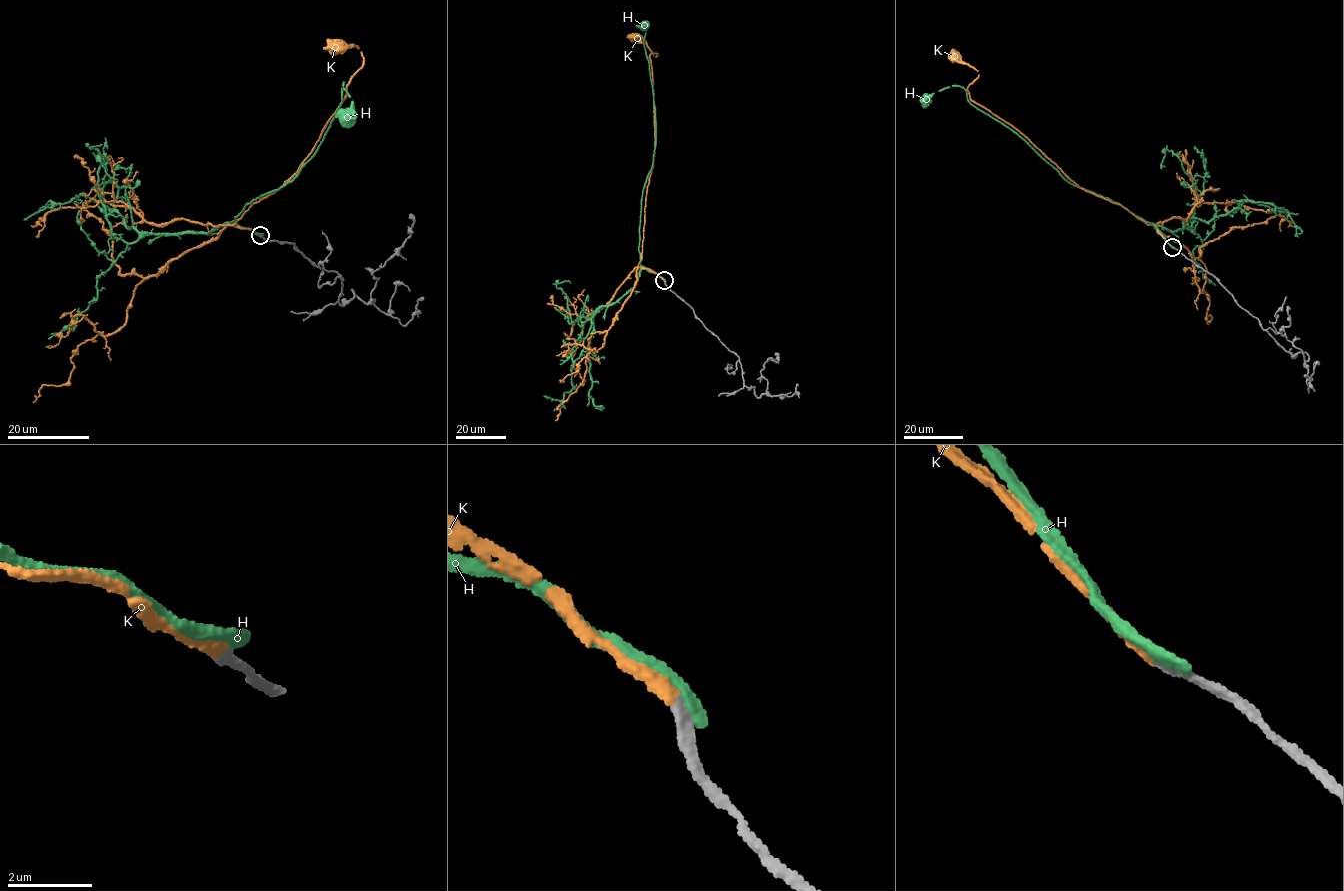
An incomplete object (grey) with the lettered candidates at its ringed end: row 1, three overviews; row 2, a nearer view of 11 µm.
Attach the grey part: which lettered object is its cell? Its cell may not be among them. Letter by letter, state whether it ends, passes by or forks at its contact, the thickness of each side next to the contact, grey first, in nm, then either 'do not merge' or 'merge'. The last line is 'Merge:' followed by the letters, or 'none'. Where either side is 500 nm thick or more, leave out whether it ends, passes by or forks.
H: it ends; calibres 280 and 320 nm; do not merge
K: it ends; calibres 280 and 280 nm; merge
Merge: K

